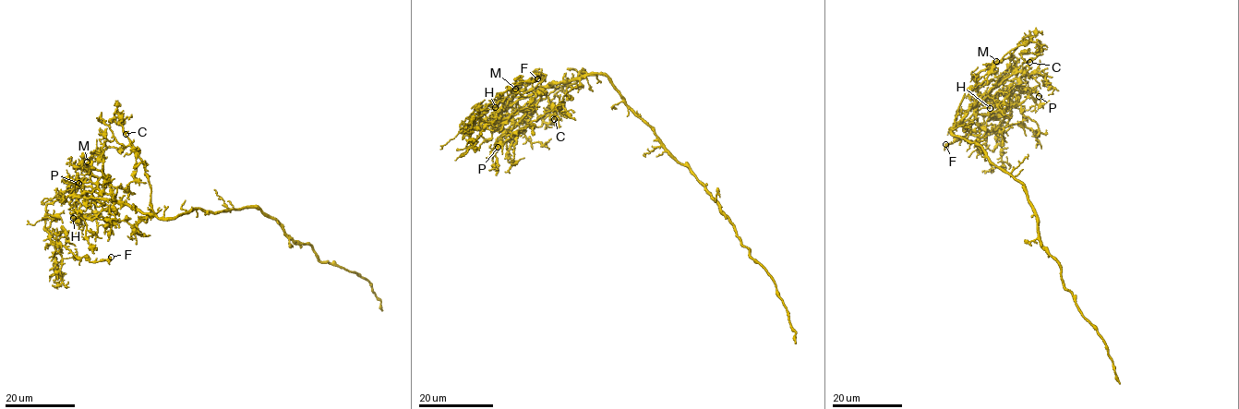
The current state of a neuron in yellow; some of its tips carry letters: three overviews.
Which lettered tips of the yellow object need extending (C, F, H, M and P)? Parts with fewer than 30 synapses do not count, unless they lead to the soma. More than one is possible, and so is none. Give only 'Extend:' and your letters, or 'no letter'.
Extend: no letter

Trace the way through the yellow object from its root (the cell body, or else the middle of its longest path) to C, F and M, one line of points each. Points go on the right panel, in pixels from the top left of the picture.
C: (977, 145), (952, 132), (964, 92), (981, 83), (996, 63), (1012, 49), (1032, 41), (1040, 48), (1029, 62)
F: (977, 145), (953, 126), (989, 95), (1018, 94), (989, 134), (981, 128), (945, 144)
M: (977, 145), (955, 136), (953, 126), (982, 94), (998, 86), (991, 79), (977, 86), (978, 76), (996, 61)

